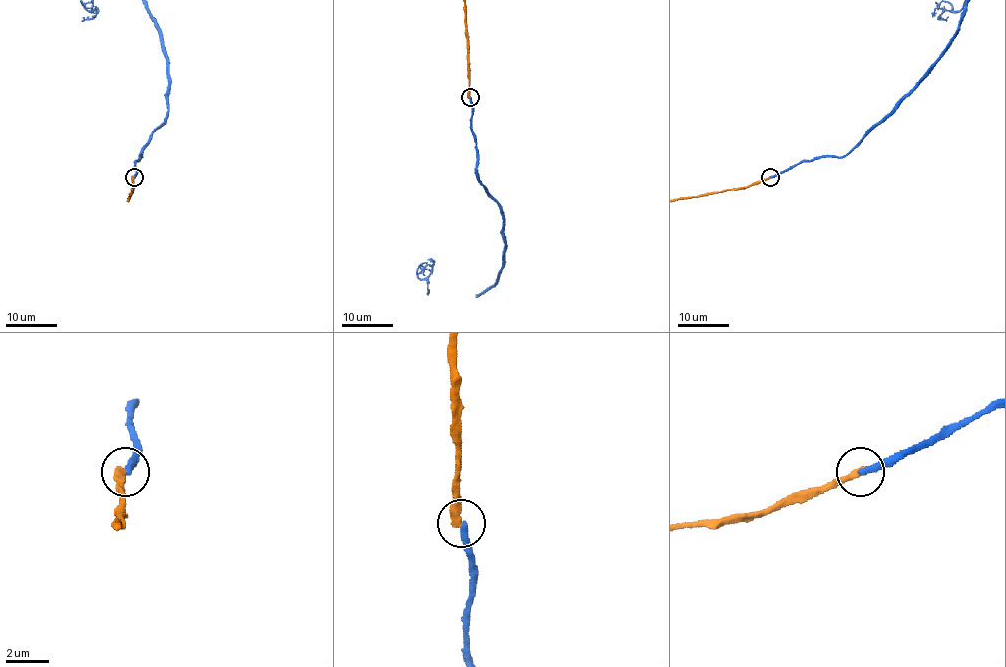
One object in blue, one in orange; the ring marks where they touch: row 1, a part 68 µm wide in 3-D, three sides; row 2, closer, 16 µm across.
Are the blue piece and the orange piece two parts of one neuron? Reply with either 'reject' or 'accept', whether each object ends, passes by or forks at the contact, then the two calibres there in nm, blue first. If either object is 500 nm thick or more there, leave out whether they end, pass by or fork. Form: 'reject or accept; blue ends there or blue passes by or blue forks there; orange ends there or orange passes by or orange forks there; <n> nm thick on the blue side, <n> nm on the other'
reject; blue ends there; orange ends there; 300 nm thick on the blue side, 360 nm on the other

